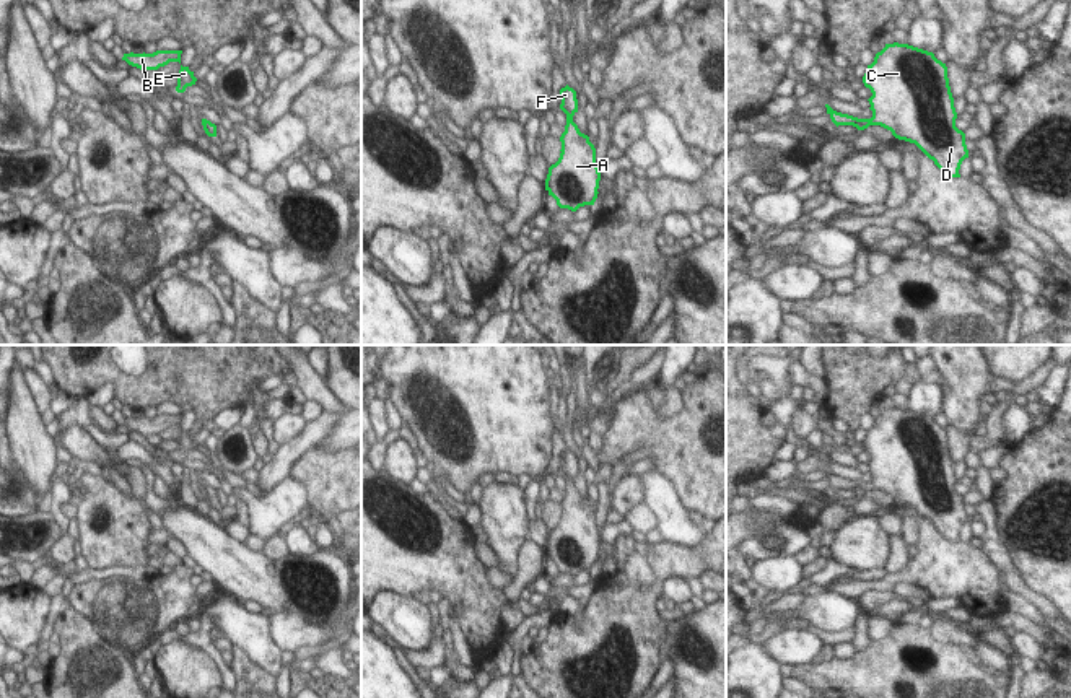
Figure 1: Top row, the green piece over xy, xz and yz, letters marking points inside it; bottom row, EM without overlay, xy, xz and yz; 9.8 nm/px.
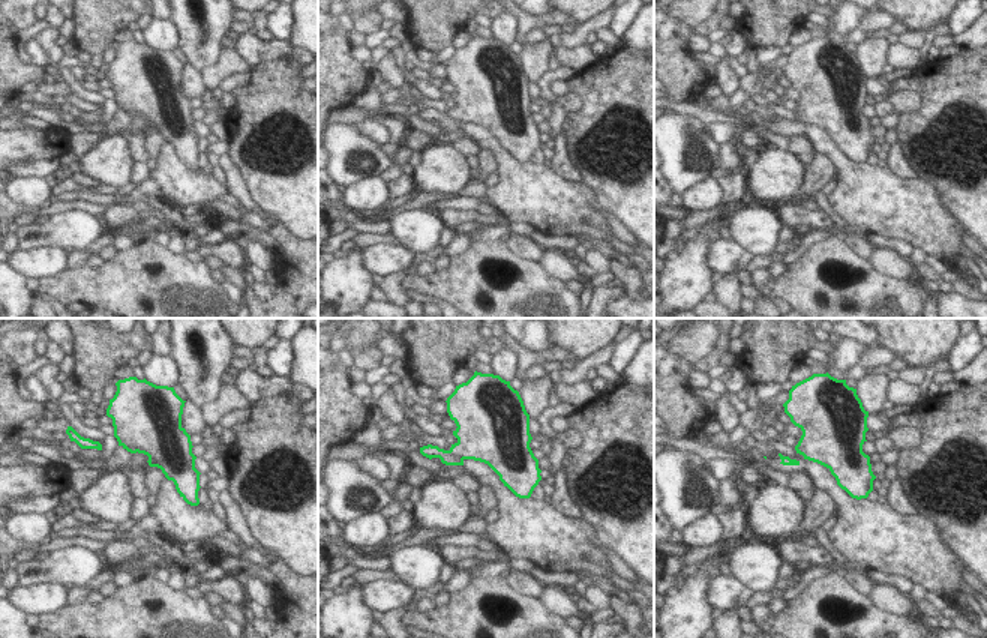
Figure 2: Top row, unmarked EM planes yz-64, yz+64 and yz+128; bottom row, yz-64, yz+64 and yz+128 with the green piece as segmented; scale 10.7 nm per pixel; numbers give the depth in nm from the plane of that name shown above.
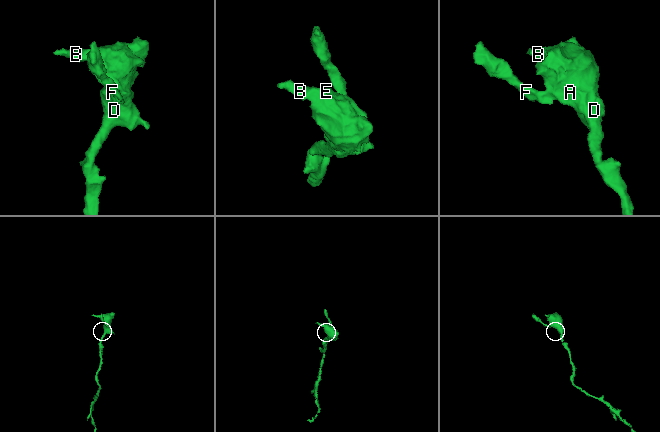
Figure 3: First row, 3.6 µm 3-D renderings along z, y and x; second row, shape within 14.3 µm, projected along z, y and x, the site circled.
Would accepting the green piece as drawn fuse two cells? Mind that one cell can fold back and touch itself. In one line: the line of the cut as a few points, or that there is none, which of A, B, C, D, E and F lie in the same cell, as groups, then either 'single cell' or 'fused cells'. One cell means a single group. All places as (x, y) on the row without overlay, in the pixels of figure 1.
cut in yz along (860, 484), (863, 493); A B C D E / F; fused cells

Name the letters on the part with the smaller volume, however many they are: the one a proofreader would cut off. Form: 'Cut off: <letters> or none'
Cut off: F

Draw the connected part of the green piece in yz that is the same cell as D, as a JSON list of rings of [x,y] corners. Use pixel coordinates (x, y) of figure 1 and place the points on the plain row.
[[[885,408],[863,447],[872,457],[868,464],[872,482],[859,485],[863,493],[881,490],[915,508],[946,540],[960,542],[968,514],[965,498],[955,491],[946,428],[908,408]]]

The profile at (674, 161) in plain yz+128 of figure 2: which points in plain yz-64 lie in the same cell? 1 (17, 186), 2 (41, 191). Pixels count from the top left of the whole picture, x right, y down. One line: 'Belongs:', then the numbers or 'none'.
Belongs: none

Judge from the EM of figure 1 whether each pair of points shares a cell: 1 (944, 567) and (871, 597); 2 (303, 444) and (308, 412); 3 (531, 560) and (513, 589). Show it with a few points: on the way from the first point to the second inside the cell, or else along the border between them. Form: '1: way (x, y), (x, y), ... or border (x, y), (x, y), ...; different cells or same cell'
1: border (892, 591), (866, 591), (858, 599); different cells
2: border (323, 410), (306, 423); different cells
3: way (529, 567), (518, 583); same cell

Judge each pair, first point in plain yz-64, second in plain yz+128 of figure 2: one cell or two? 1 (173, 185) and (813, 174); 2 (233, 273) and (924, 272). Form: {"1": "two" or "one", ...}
{"1": "two", "2": "two"}

